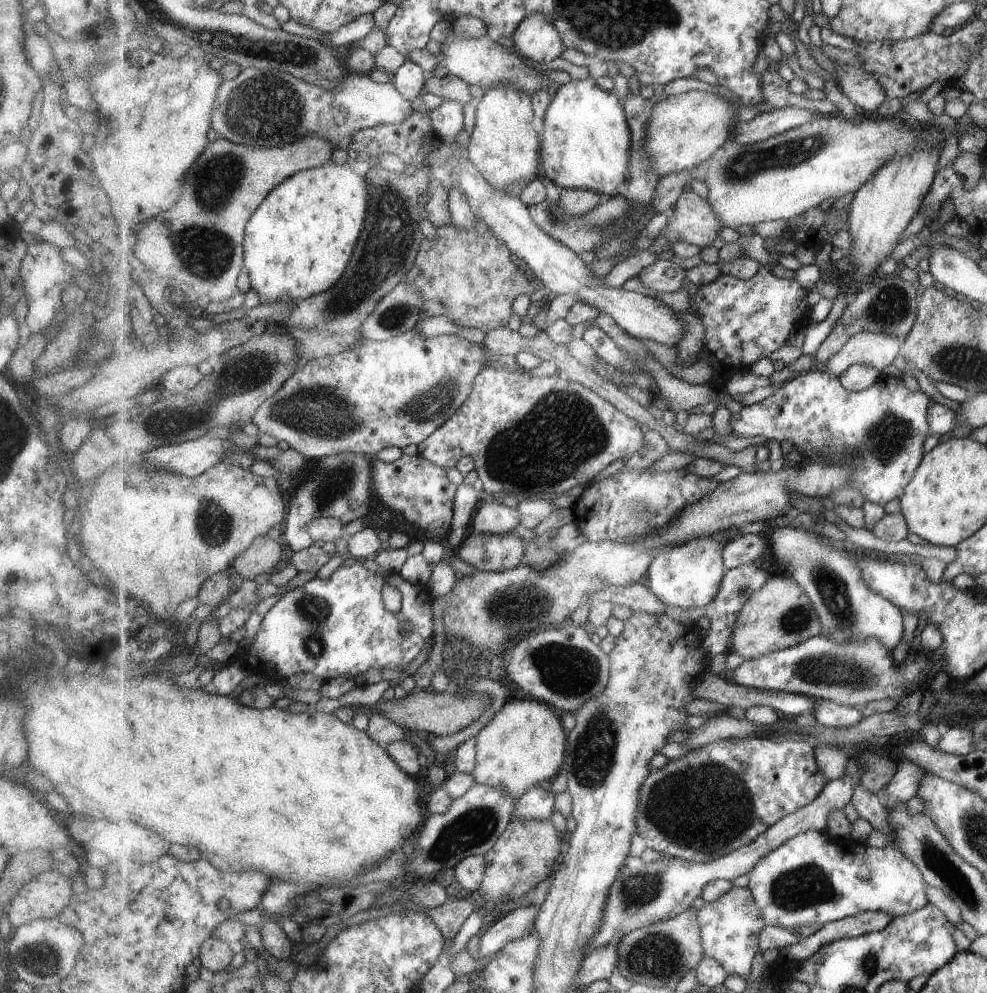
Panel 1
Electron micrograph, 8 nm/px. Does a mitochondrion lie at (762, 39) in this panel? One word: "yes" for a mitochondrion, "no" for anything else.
no

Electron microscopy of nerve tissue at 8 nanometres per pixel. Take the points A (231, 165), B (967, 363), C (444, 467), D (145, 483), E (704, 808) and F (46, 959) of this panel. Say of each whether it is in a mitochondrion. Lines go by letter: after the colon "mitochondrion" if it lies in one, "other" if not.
A: mitochondrion
B: mitochondrion
C: other
D: other
E: mitochondrion
F: mitochondrion

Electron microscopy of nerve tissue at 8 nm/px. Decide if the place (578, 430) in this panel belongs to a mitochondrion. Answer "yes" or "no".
yes

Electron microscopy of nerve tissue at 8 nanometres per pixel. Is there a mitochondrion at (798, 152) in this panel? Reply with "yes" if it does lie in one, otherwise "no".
yes

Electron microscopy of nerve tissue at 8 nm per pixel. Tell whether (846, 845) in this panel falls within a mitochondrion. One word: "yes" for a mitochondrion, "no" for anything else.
no

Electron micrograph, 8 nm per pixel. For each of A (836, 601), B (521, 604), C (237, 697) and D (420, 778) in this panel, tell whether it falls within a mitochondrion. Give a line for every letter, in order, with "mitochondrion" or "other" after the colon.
A: mitochondrion
B: mitochondrion
C: other
D: other

